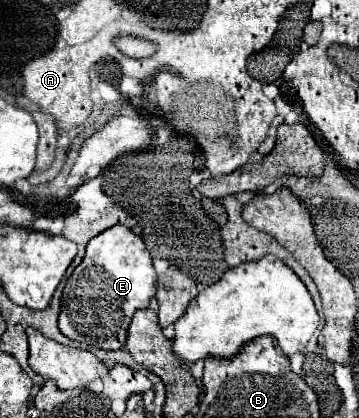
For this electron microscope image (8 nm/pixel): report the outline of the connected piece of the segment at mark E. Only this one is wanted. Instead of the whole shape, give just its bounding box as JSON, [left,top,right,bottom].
[58,224,156,350]

